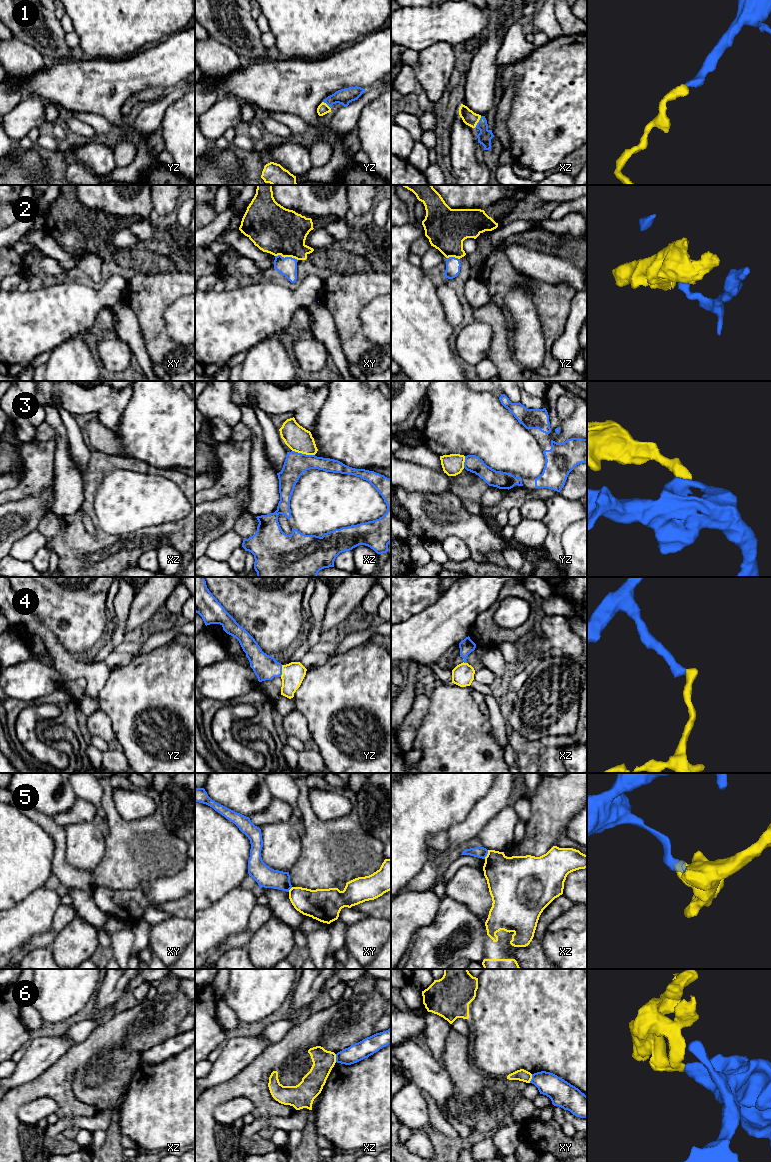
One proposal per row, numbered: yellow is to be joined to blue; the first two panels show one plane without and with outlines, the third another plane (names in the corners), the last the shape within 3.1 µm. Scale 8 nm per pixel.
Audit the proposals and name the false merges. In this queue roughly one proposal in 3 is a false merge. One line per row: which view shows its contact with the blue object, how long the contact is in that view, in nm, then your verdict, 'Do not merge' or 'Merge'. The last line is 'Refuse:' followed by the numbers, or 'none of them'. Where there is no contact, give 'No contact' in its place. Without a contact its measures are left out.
1: Touches blue in xz. Shared border 100 nm. Merge
2: Touches blue in xy. Shared border 190 nm. Merge
3: Touches blue in xz. Shared border 190 nm. Do not merge
4: Touches blue in yz. Shared border 100 nm. Merge
5: Touches blue in xz. Shared border 80 nm. Do not merge
6: Touches blue in xy. Shared border 80 nm. Do not merge
Refuse: 3, 5, 6

